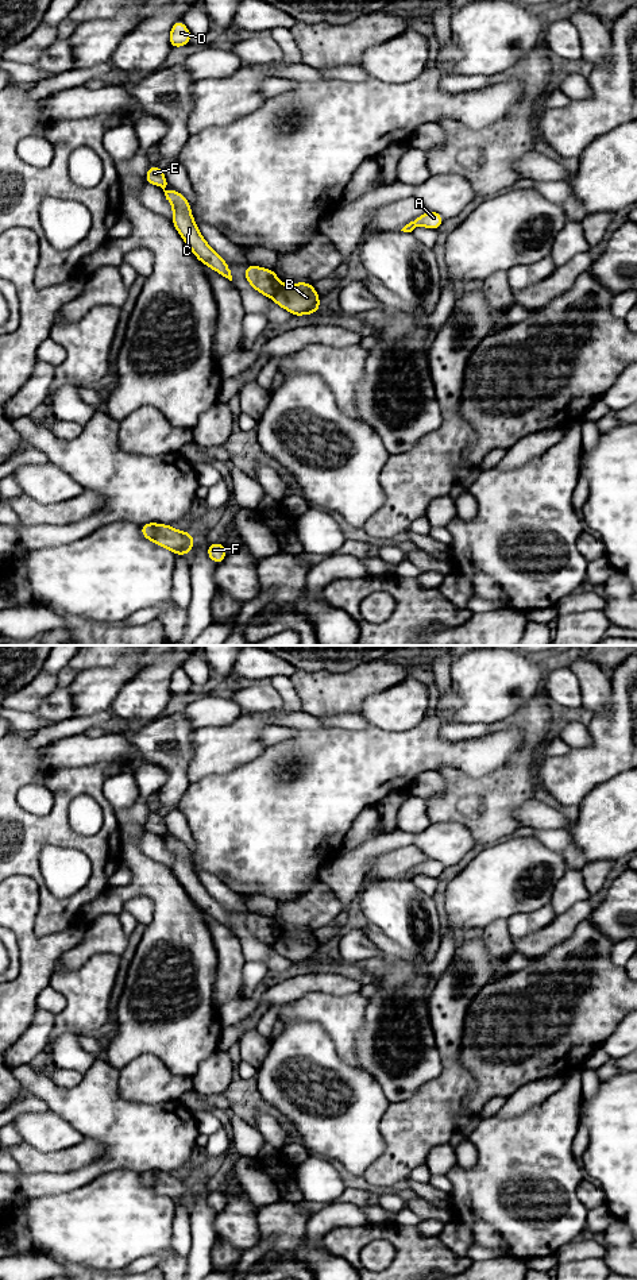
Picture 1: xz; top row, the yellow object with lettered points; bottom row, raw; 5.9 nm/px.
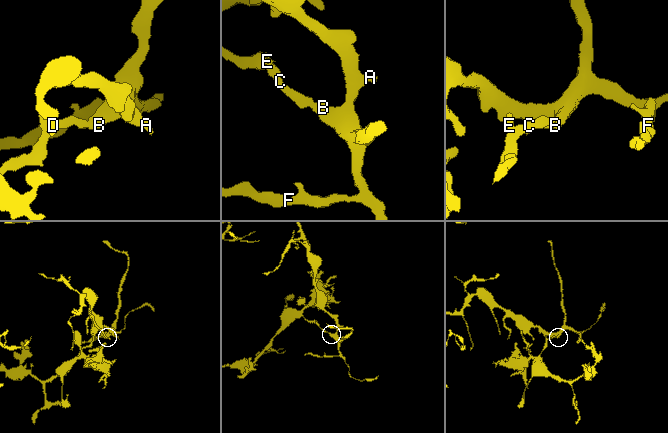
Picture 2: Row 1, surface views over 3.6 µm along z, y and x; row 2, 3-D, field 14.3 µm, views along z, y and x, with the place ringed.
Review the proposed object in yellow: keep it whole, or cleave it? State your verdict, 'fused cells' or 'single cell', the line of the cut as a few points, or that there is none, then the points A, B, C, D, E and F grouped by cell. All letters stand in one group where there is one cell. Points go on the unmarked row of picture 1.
fused cells; cut in xz along (281, 932), (271, 945); A B D F / C E

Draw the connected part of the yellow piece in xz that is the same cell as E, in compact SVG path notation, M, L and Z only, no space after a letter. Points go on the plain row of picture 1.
M151 813L144 824L144 829L163 837L166 848L173 855L171 871L184 890L189 894L196 906L209 917L232 929L228 911L208 892L198 879L197 871L192 864L190 849L178 838L166 838L166 824L161 816Z

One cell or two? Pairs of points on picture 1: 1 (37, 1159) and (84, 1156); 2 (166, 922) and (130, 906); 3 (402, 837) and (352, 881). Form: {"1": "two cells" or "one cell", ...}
{"1": "one cell", "2": "two cells", "3": "one cell"}

